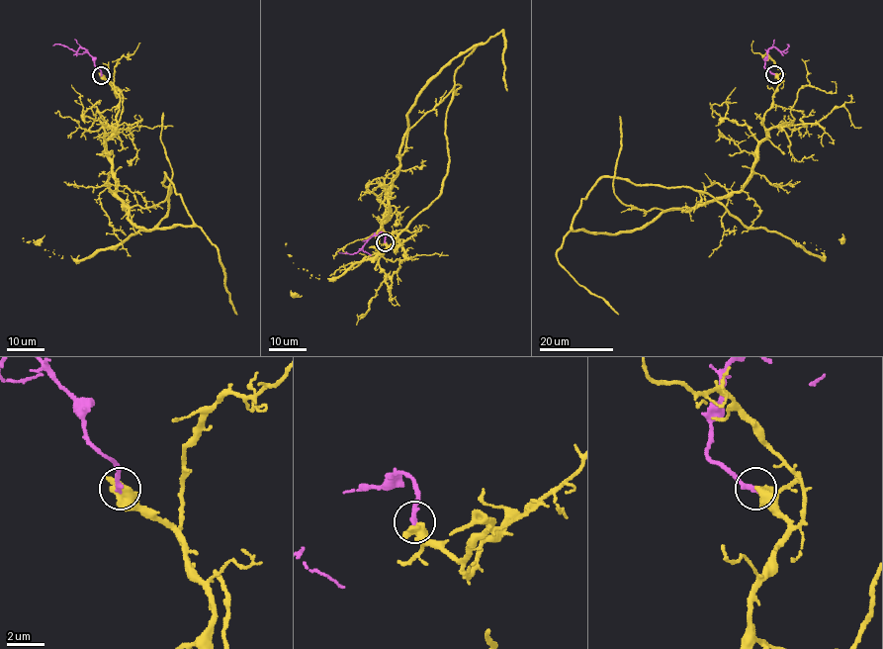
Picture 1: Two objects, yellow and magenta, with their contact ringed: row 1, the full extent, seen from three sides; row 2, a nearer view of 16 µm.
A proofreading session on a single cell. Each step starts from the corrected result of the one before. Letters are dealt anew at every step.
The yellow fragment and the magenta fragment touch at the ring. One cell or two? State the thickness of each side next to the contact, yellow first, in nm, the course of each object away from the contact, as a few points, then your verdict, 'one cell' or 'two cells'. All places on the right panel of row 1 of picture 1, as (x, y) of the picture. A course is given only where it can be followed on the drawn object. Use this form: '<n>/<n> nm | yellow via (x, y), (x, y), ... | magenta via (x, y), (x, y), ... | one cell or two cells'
600/280 nm | yellow via (773, 73), (739, 191), (632, 231), (572, 229), (593, 184), (627, 178), (700, 190), (791, 239) | magenta via (773, 74), (763, 67), (767, 50), (772, 47), (781, 51), (788, 46) | one cell

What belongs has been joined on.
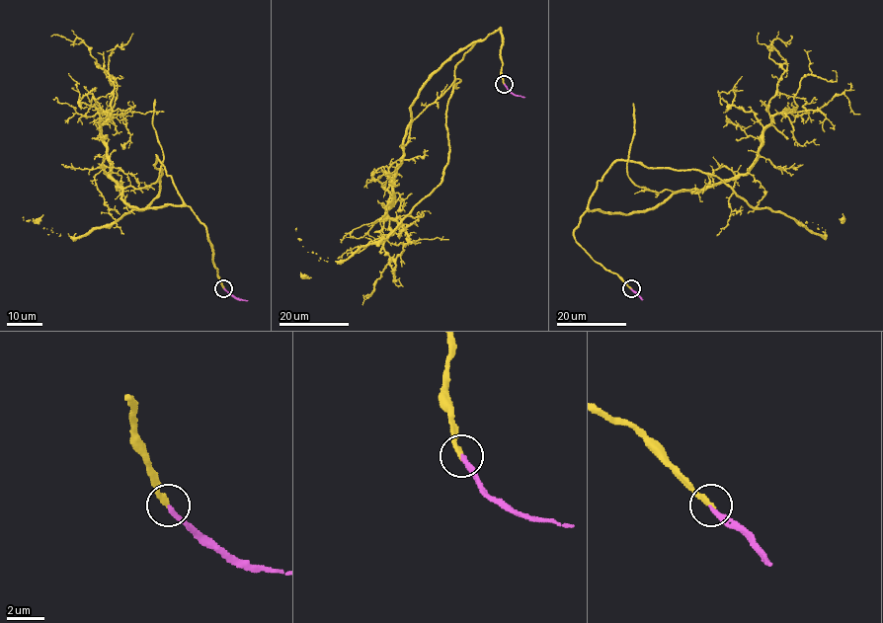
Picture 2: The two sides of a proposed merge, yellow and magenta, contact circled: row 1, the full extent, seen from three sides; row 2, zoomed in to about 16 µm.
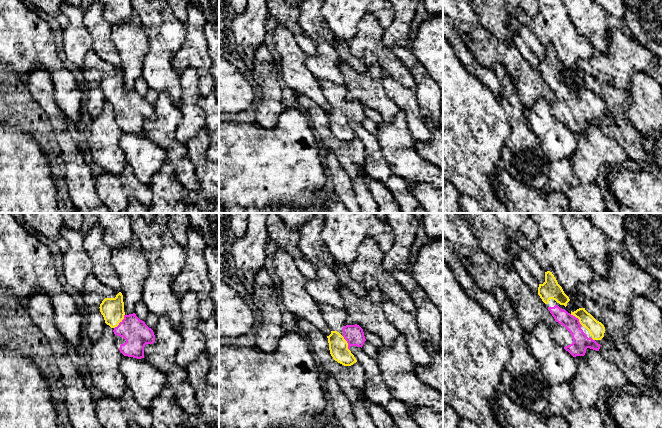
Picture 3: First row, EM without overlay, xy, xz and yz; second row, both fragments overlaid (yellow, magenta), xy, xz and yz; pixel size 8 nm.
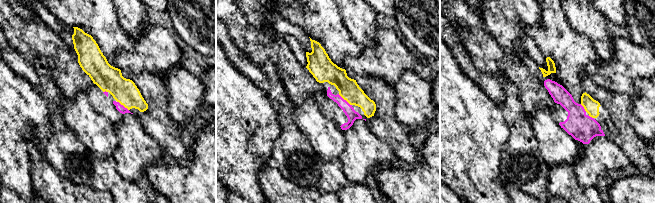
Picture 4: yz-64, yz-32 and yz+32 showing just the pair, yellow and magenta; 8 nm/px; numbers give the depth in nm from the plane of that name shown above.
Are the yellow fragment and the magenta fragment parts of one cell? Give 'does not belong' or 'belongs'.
belongs

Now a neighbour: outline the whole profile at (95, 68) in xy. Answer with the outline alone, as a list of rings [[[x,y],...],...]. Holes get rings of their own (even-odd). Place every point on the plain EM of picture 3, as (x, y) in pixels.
[[[93,49],[87,51],[84,67],[78,76],[84,86],[84,111],[92,118],[99,116],[106,101],[100,88],[100,80],[105,74],[115,74],[119,67],[101,59]]]

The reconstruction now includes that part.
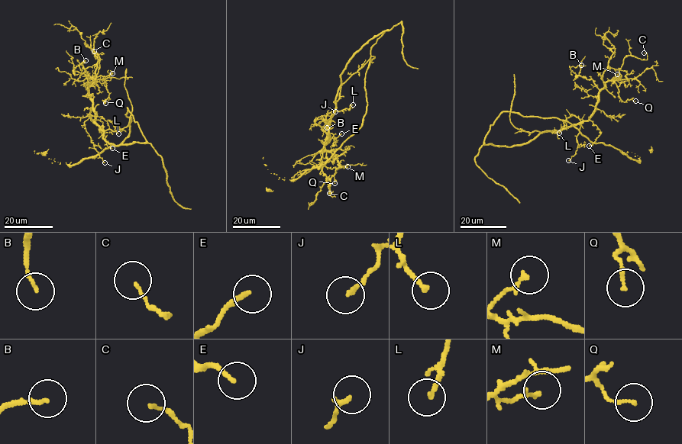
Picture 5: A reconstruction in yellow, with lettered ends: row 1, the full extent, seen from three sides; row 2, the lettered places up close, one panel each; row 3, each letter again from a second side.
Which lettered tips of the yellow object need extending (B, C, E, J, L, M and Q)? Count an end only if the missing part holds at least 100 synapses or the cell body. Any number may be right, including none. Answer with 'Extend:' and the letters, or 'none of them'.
Extend: none of them

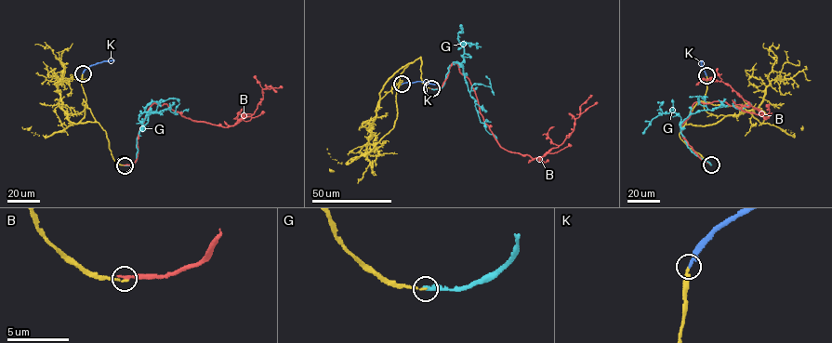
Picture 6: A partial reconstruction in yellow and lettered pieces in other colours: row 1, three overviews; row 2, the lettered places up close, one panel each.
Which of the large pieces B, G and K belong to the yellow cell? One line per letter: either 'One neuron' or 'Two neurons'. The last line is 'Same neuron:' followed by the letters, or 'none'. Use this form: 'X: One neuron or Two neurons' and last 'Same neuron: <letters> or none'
B: One neuron
G: Two neurons
K: One neuron
Same neuron: B, K

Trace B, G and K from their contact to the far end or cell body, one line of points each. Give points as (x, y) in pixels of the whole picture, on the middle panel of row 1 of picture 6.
B: (431, 88), (442, 85), (456, 63), (497, 142), (534, 158), (563, 142), (592, 95)
G: (431, 88), (441, 88), (449, 67), (460, 63), (480, 120), (496, 138)
K: (402, 84), (416, 81), (435, 85)

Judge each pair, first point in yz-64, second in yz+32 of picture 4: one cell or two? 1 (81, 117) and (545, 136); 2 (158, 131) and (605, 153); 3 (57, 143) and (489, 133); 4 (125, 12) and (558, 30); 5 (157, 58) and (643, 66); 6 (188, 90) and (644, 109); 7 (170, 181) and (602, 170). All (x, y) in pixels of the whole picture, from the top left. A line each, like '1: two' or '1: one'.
1: one
2: two
3: two
4: two
5: one
6: one
7: two

